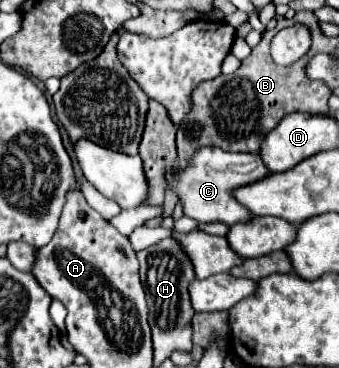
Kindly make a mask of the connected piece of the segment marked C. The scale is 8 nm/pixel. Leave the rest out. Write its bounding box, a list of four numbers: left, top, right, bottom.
[167,147,271,227]

